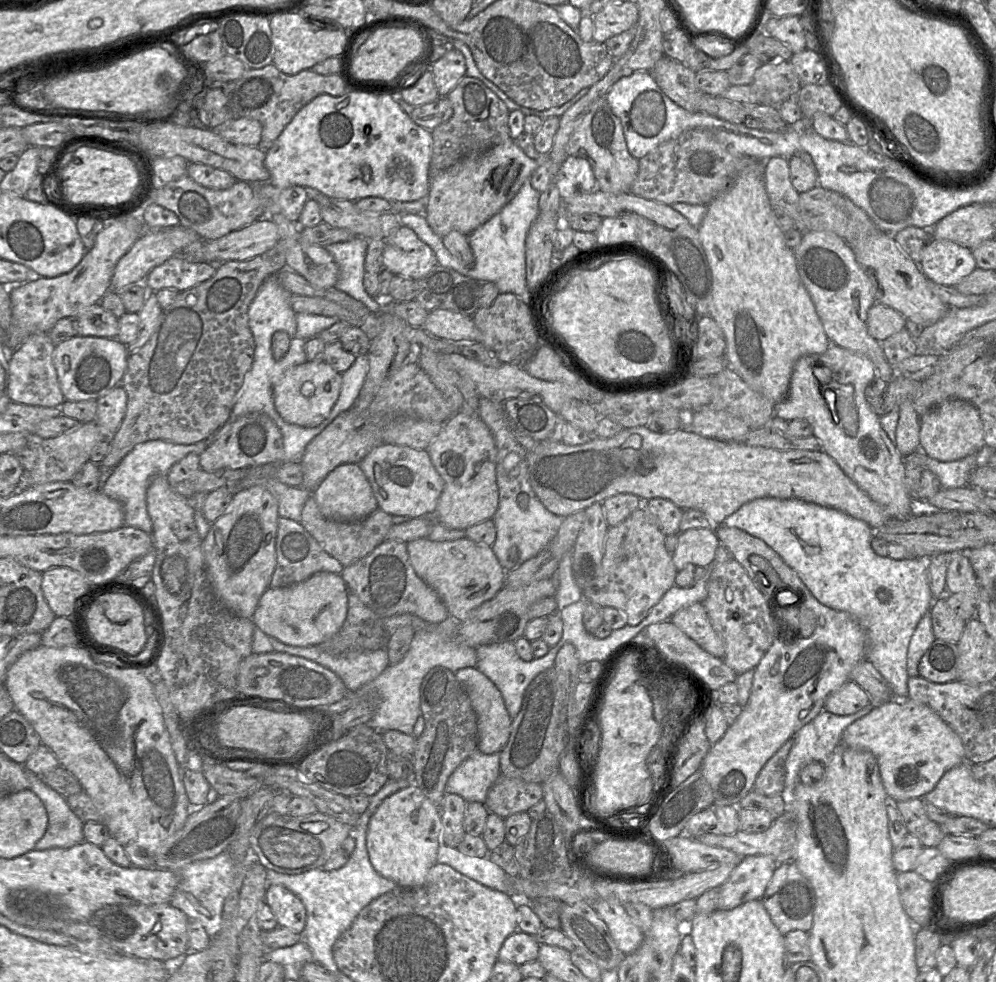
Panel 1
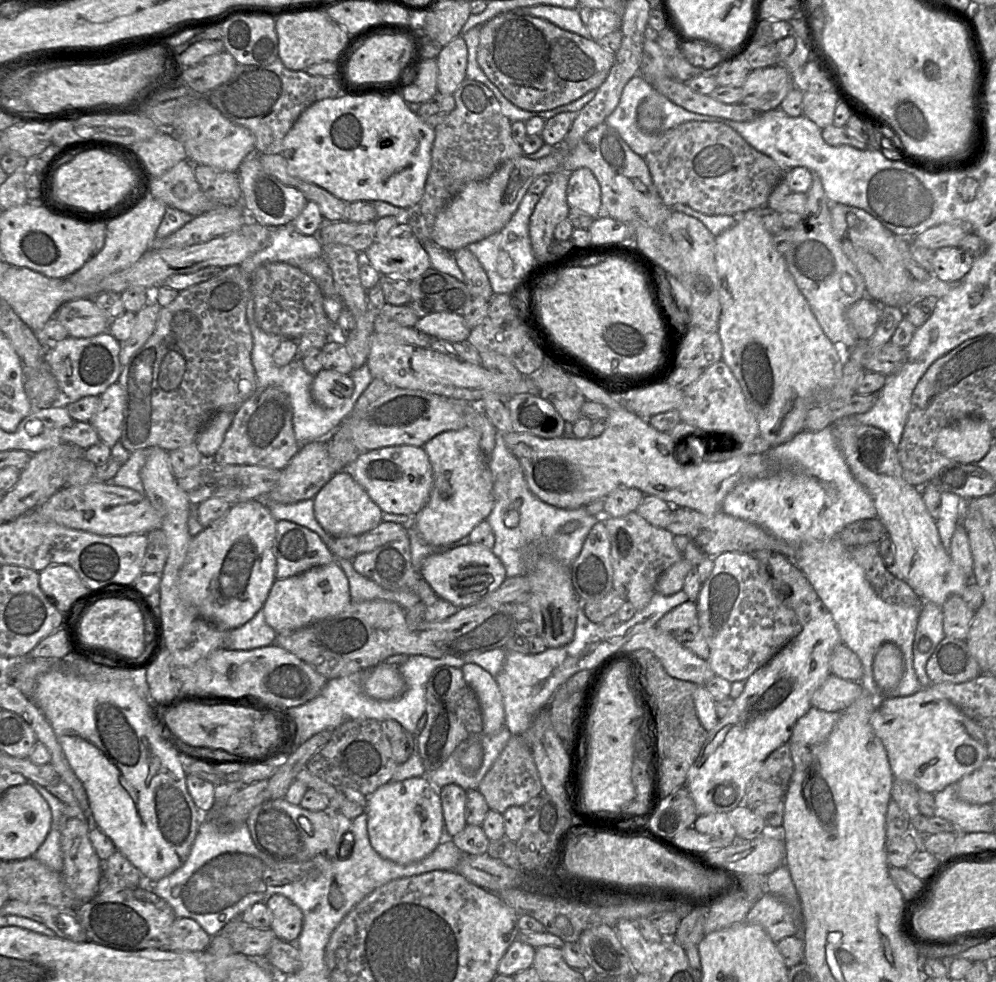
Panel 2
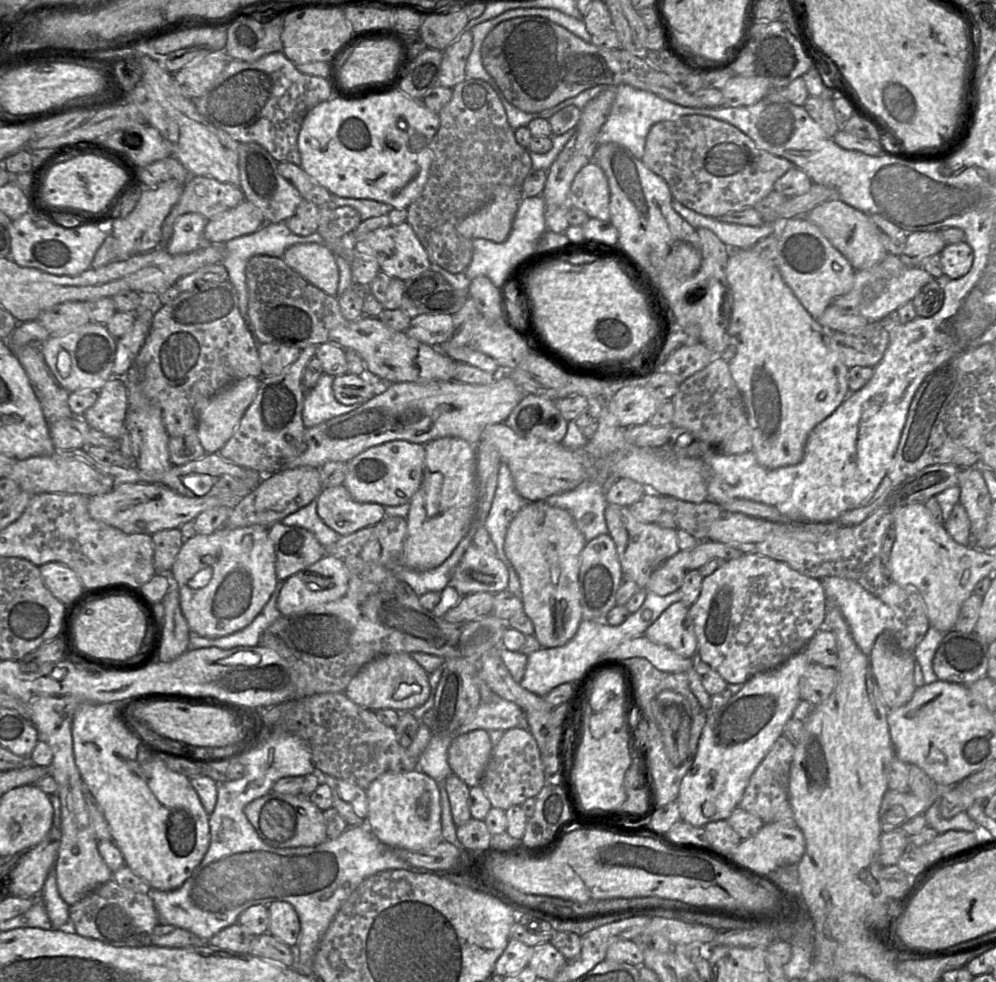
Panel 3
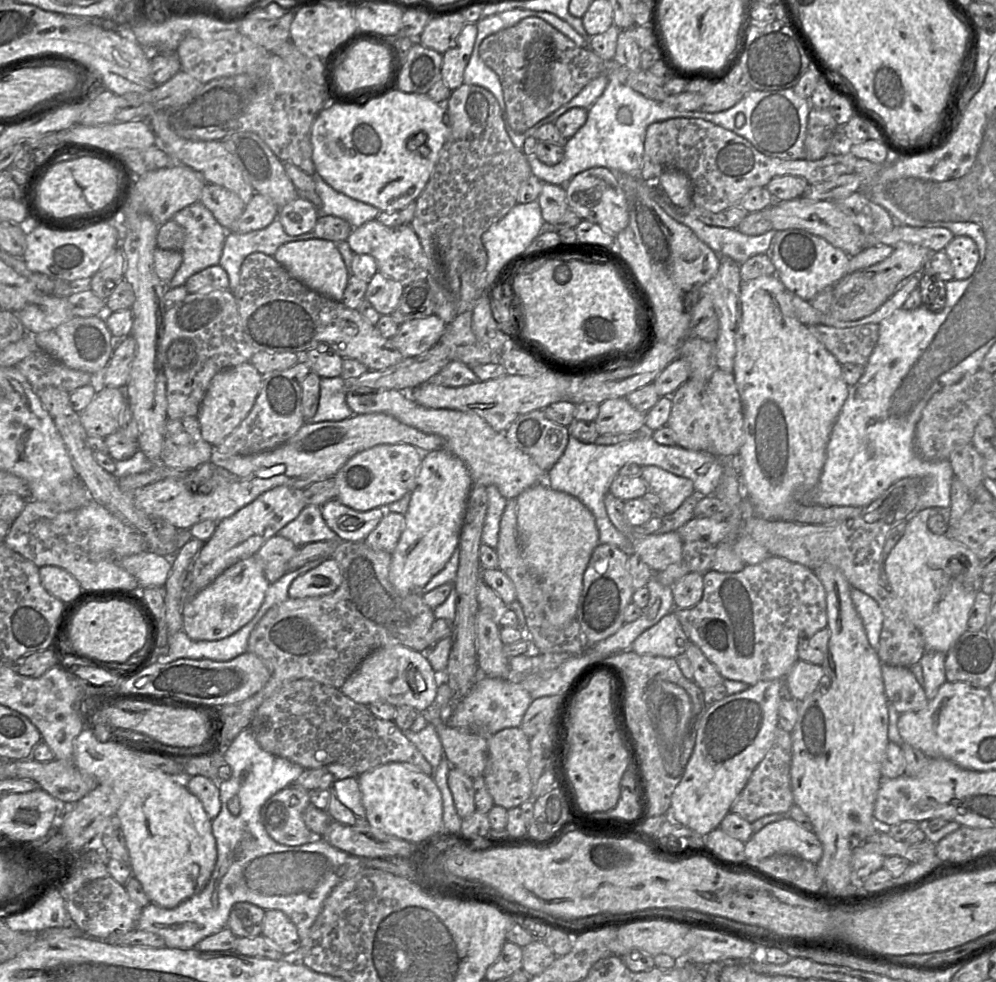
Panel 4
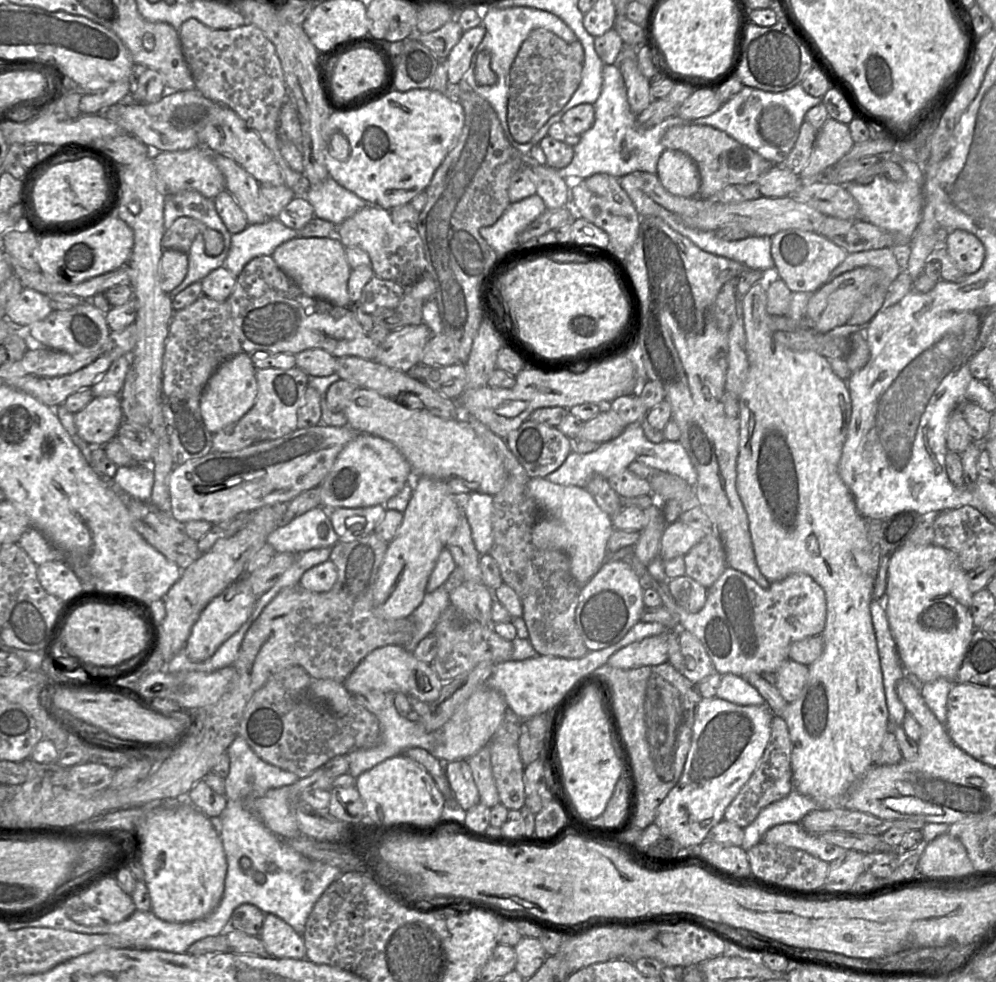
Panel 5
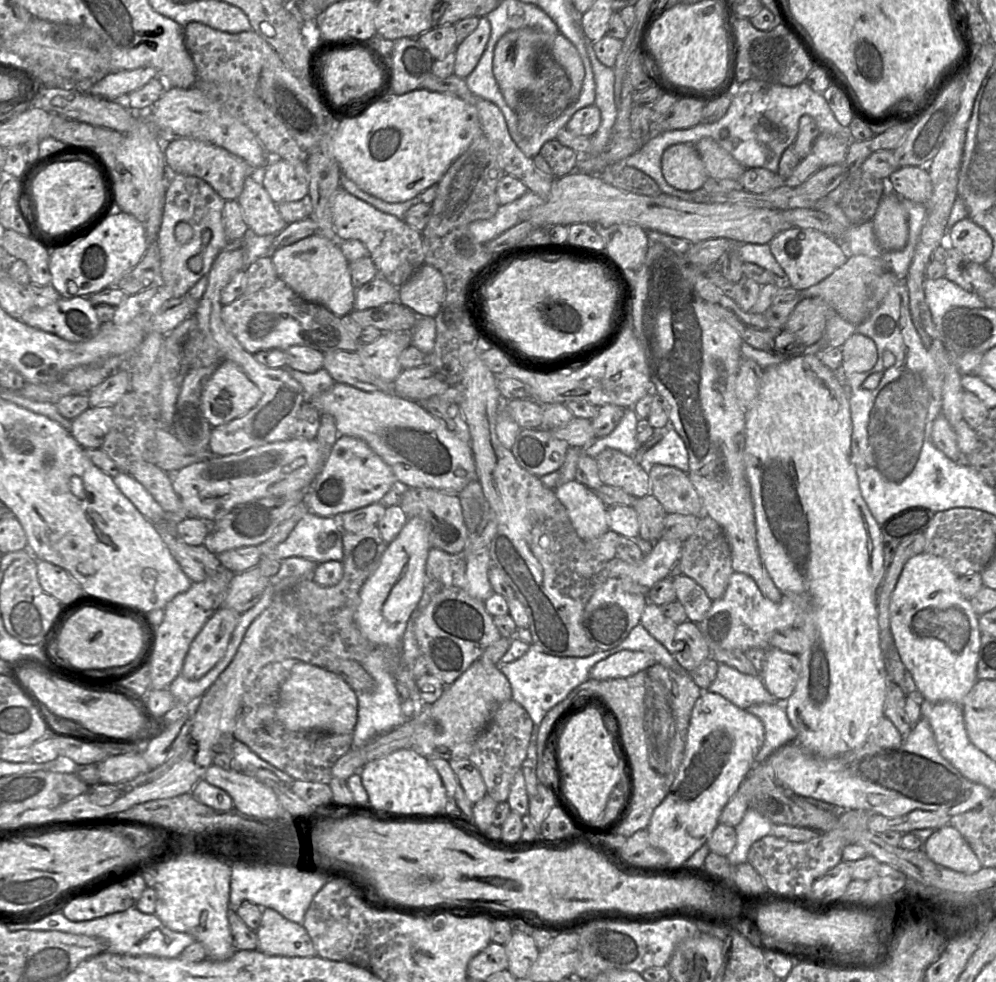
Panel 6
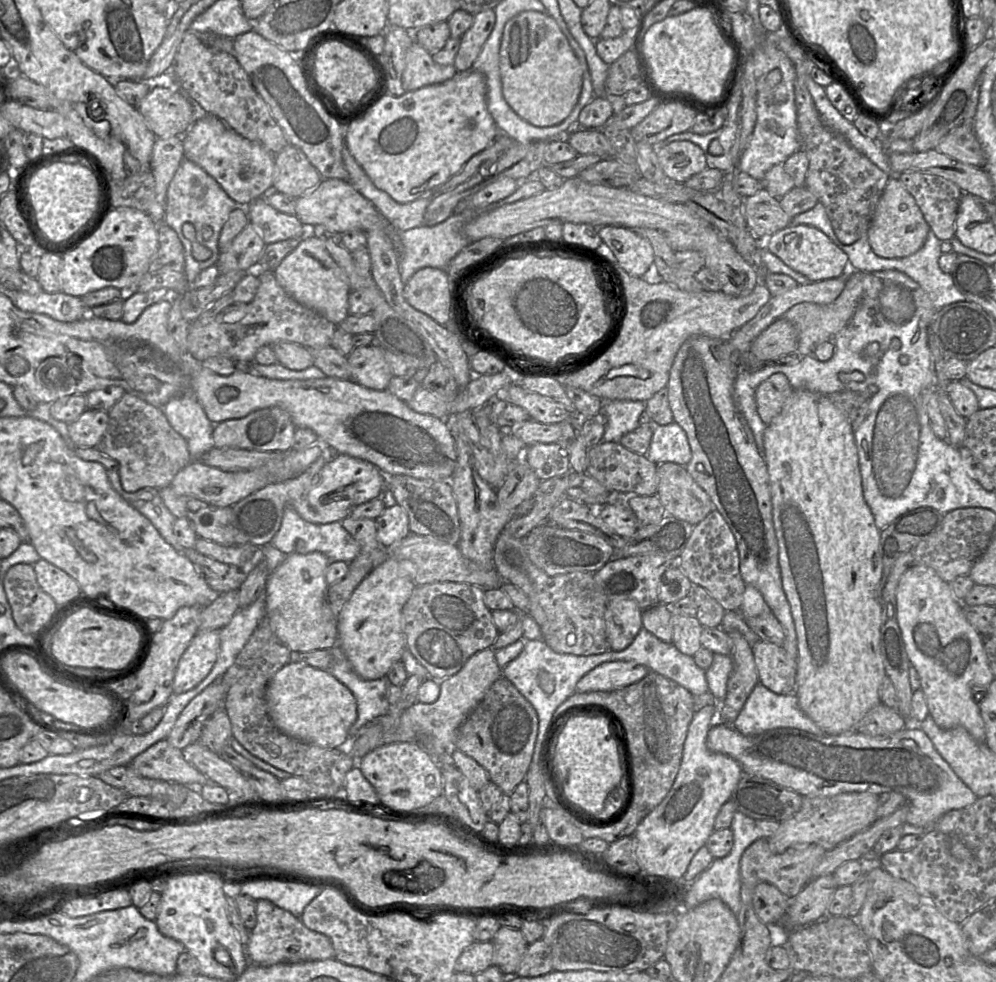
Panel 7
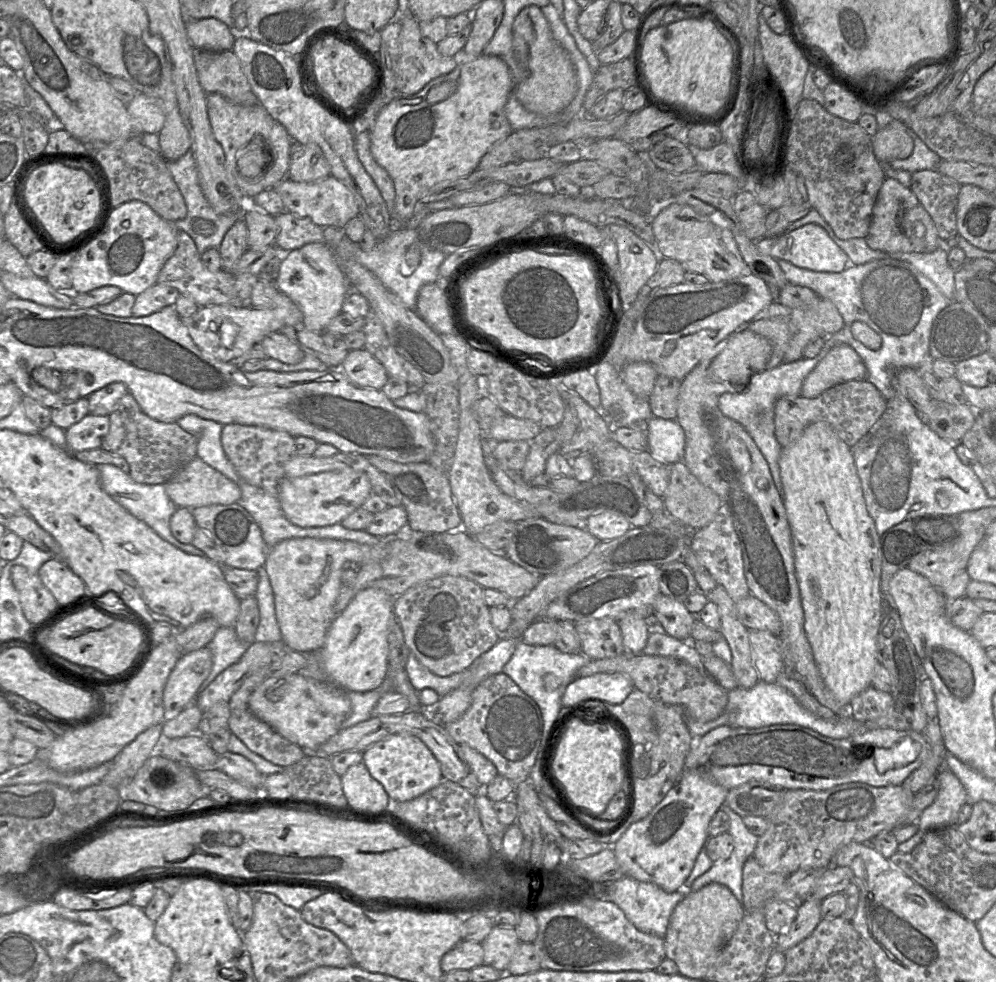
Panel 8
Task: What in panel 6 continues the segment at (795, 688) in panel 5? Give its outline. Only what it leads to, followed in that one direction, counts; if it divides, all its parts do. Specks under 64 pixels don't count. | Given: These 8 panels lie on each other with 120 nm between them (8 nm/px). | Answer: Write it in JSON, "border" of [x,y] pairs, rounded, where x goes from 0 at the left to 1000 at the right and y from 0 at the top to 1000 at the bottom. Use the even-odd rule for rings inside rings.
{"border":[[[771,661],[764,690],[773,707],[787,717],[797,705],[803,684],[801,668],[782,661]]]}

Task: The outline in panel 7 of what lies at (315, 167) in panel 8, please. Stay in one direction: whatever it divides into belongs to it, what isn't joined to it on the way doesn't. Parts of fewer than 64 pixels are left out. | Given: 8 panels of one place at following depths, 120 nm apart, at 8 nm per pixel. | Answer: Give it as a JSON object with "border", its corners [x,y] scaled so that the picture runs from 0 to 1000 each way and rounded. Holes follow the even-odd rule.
{"border":[[[290,148],[276,158],[274,191],[292,202],[299,202],[315,193],[323,180],[305,155]]]}

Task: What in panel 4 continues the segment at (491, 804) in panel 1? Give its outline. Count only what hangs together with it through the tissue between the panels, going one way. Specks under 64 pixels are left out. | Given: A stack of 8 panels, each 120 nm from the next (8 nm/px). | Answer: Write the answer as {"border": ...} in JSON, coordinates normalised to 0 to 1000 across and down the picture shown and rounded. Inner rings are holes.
{"border":[[[522,740],[507,741],[495,749],[490,749],[490,774],[486,785],[486,793],[496,820],[512,825],[522,822],[534,814],[534,797],[530,783],[533,771],[532,752]]]}

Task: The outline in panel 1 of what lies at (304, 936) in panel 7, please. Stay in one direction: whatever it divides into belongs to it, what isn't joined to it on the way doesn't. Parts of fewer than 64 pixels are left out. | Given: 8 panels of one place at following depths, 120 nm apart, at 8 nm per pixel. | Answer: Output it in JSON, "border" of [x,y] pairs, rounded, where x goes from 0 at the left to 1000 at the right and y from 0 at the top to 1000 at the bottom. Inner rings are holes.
{"border":[[[272,901],[266,910],[266,920],[275,930],[279,943],[303,951],[307,942],[307,926],[303,918],[282,901]]]}

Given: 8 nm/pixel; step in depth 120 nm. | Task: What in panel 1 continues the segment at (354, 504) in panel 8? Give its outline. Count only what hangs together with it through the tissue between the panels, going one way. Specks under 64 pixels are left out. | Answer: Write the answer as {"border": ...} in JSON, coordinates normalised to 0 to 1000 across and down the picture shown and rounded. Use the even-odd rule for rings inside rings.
{"border":[[[384,451],[360,471],[372,493],[380,516],[411,529],[435,525],[446,498],[446,489],[428,458]]]}

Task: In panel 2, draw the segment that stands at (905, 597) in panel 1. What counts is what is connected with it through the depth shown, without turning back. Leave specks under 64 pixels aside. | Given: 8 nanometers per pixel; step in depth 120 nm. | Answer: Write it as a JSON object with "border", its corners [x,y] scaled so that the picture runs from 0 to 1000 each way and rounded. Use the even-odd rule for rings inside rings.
{"border":[[[831,434],[823,439],[812,439],[807,437],[806,439],[799,442],[792,449],[785,451],[783,453],[776,454],[772,459],[768,461],[771,465],[775,466],[779,471],[781,471],[784,477],[774,482],[773,484],[767,486],[760,487],[751,487],[743,490],[728,506],[725,519],[737,526],[758,533],[762,536],[765,536],[778,547],[786,551],[787,553],[793,555],[795,557],[795,571],[799,574],[799,576],[805,581],[805,584],[809,587],[812,594],[815,596],[823,611],[827,614],[829,619],[835,625],[837,632],[839,634],[841,644],[843,646],[845,655],[847,655],[850,659],[852,659],[855,663],[859,665],[859,667],[863,670],[865,678],[866,678],[866,687],[865,690],[861,693],[866,700],[867,704],[871,706],[876,710],[885,710],[887,713],[891,710],[911,710],[923,705],[926,701],[932,700],[936,695],[933,691],[930,685],[930,676],[937,663],[940,661],[941,657],[945,652],[949,649],[947,643],[947,625],[946,618],[940,616],[937,613],[928,613],[926,621],[923,618],[916,617],[906,617],[900,615],[893,615],[888,613],[878,602],[873,594],[871,593],[866,579],[859,573],[859,571],[855,567],[854,559],[856,557],[851,557],[847,555],[843,549],[841,548],[842,542],[851,534],[856,533],[861,530],[869,530],[869,529],[878,529],[881,527],[881,521],[877,512],[877,509],[873,503],[869,500],[869,498],[857,487],[855,484],[848,466],[842,457],[840,449],[838,447],[836,438],[834,434]],[[929,649],[932,650],[935,654],[935,660],[931,664],[925,664],[923,662],[923,655],[925,651]],[[890,654],[898,655],[906,664],[908,671],[908,685],[902,697],[902,699],[895,704],[894,706],[887,706],[882,699],[880,698],[877,689],[877,673],[878,669],[884,660],[884,658]]]}

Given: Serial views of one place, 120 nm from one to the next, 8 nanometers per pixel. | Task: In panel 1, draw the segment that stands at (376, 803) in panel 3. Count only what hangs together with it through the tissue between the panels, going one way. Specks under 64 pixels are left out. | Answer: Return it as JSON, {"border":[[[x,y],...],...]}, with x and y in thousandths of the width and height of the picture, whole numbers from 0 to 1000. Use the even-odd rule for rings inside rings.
{"border":[[[412,798],[389,812],[371,833],[367,852],[370,876],[380,890],[403,904],[423,902],[431,886],[439,879],[439,868],[444,860],[444,836],[441,822],[438,822],[418,798]]]}

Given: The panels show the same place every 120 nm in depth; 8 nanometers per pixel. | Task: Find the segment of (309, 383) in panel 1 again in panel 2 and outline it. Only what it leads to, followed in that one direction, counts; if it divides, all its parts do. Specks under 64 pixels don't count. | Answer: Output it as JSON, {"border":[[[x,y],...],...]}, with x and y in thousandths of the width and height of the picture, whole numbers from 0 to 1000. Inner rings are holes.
{"border":[[[323,376],[315,382],[312,401],[315,408],[326,415],[343,413],[354,401],[355,389],[350,381]]]}

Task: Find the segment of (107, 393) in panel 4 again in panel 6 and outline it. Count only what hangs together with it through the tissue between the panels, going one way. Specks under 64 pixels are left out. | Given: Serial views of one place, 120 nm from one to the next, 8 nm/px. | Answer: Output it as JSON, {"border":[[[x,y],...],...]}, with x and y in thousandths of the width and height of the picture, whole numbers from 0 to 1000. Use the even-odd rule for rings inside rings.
{"border":[[[113,413],[89,414],[71,431],[71,442],[84,457],[98,457],[110,439]]]}

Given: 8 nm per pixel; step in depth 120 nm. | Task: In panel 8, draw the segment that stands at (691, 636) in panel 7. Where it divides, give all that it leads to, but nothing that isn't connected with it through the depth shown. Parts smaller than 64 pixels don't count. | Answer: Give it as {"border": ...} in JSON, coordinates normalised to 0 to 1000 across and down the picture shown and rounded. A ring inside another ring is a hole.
{"border":[[[662,605],[656,628],[664,643],[684,653],[692,653],[698,626],[692,624],[685,613]]]}

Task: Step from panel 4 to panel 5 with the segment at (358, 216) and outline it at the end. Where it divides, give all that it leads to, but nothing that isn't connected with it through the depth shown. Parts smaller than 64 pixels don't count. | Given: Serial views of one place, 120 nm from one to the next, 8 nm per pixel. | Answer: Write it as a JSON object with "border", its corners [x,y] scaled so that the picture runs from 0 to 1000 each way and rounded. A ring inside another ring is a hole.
{"border":[[[332,180],[313,188],[307,203],[314,210],[316,221],[328,224],[336,230],[342,229],[358,215],[372,209]]]}

